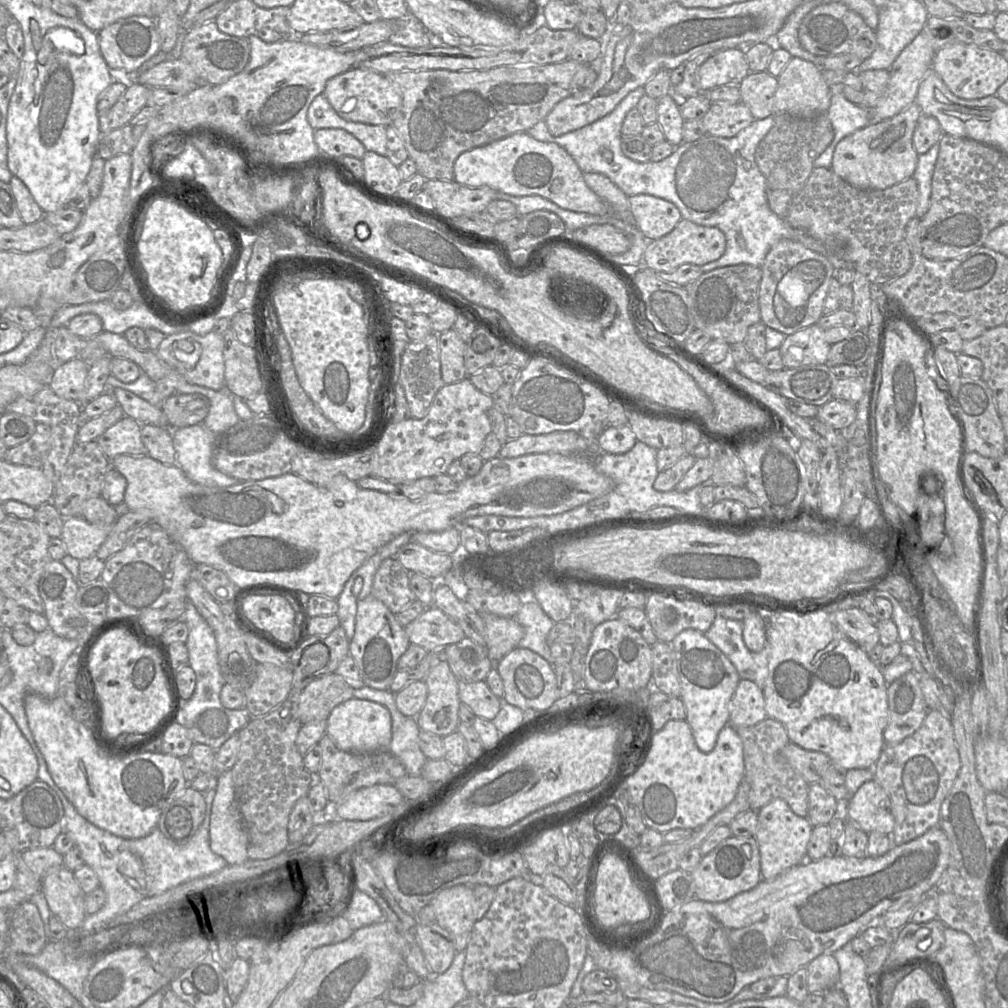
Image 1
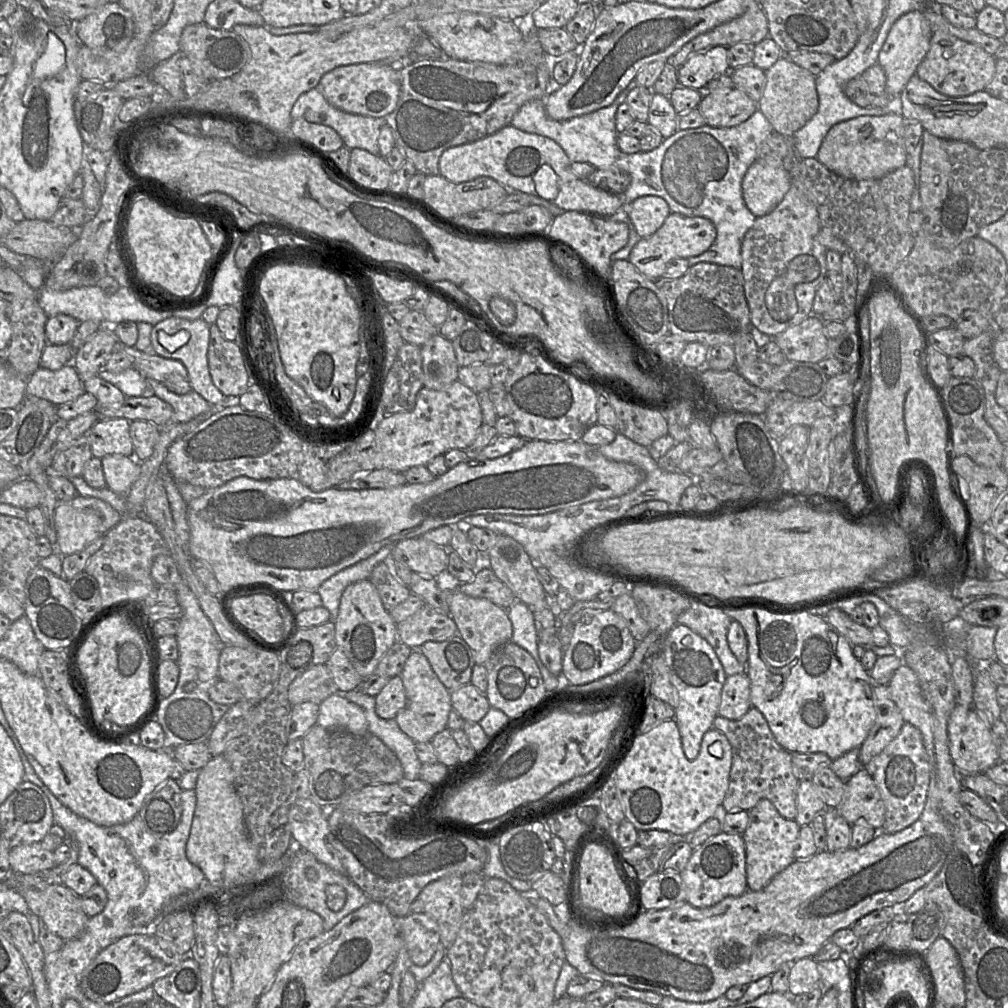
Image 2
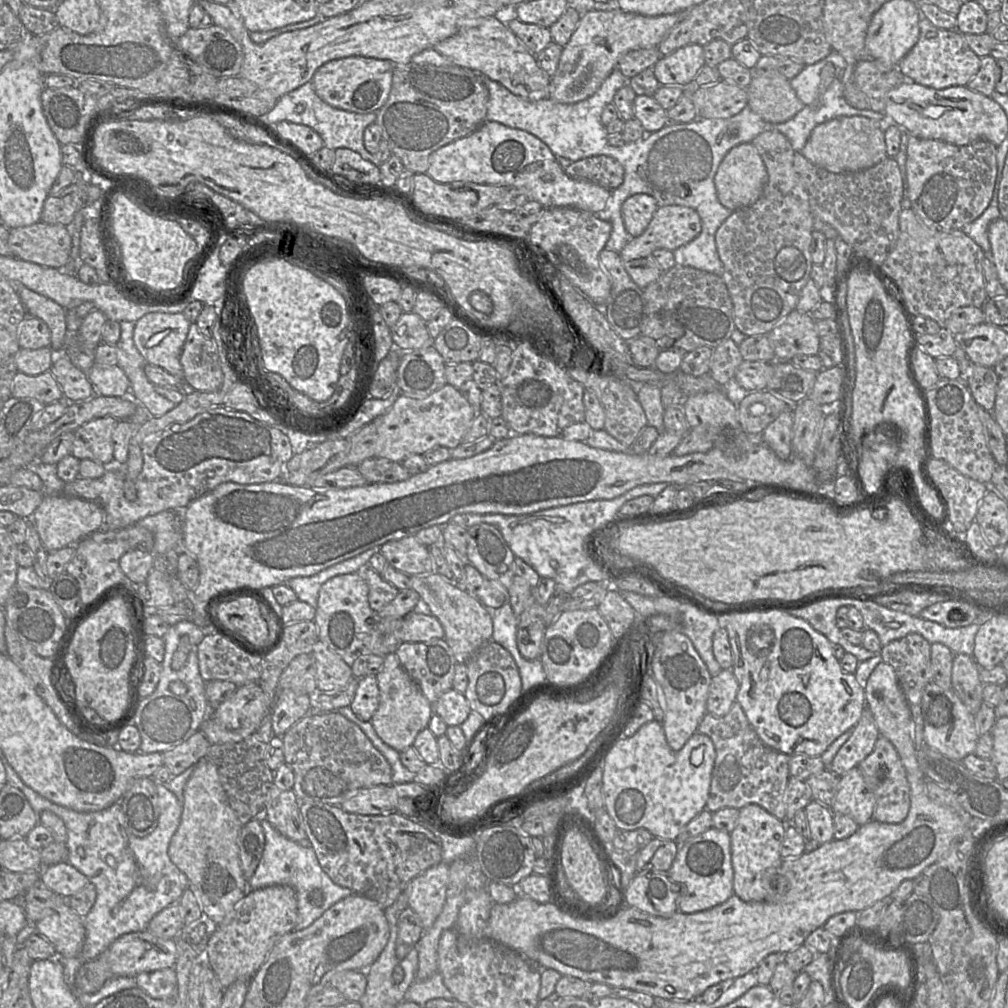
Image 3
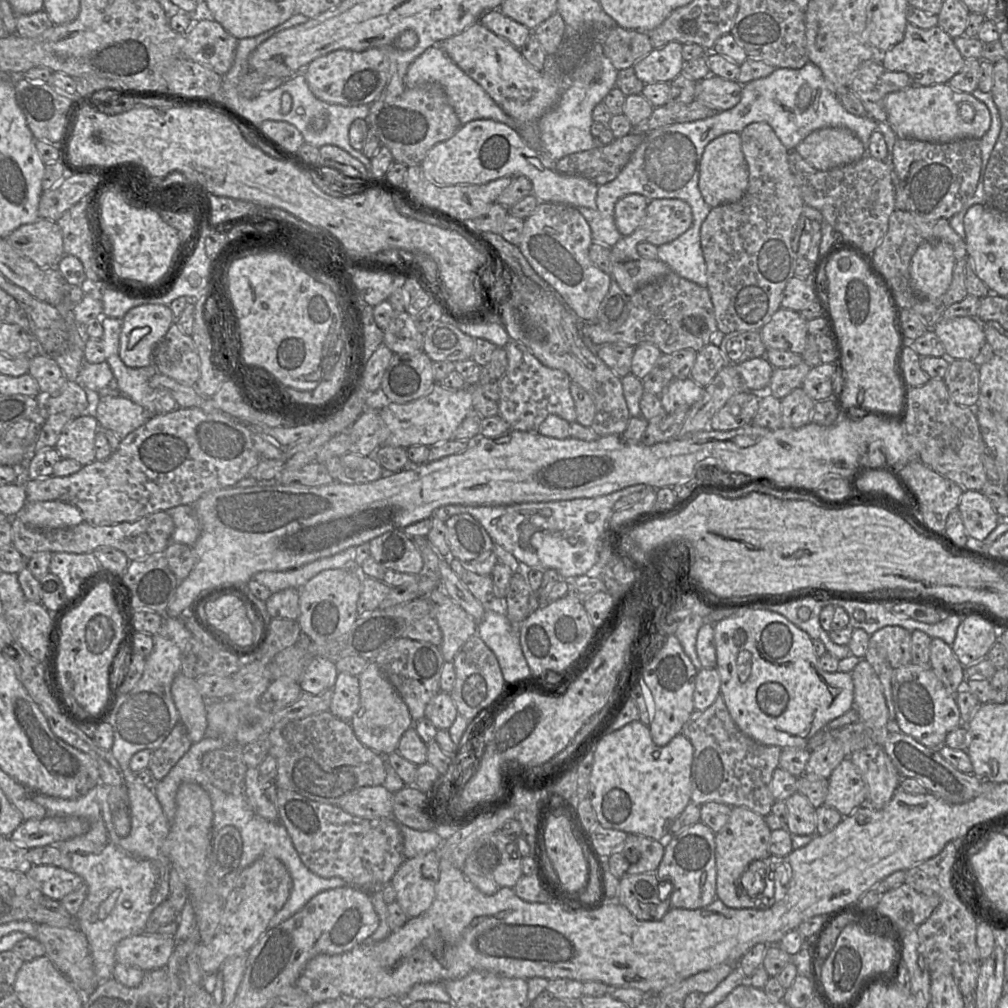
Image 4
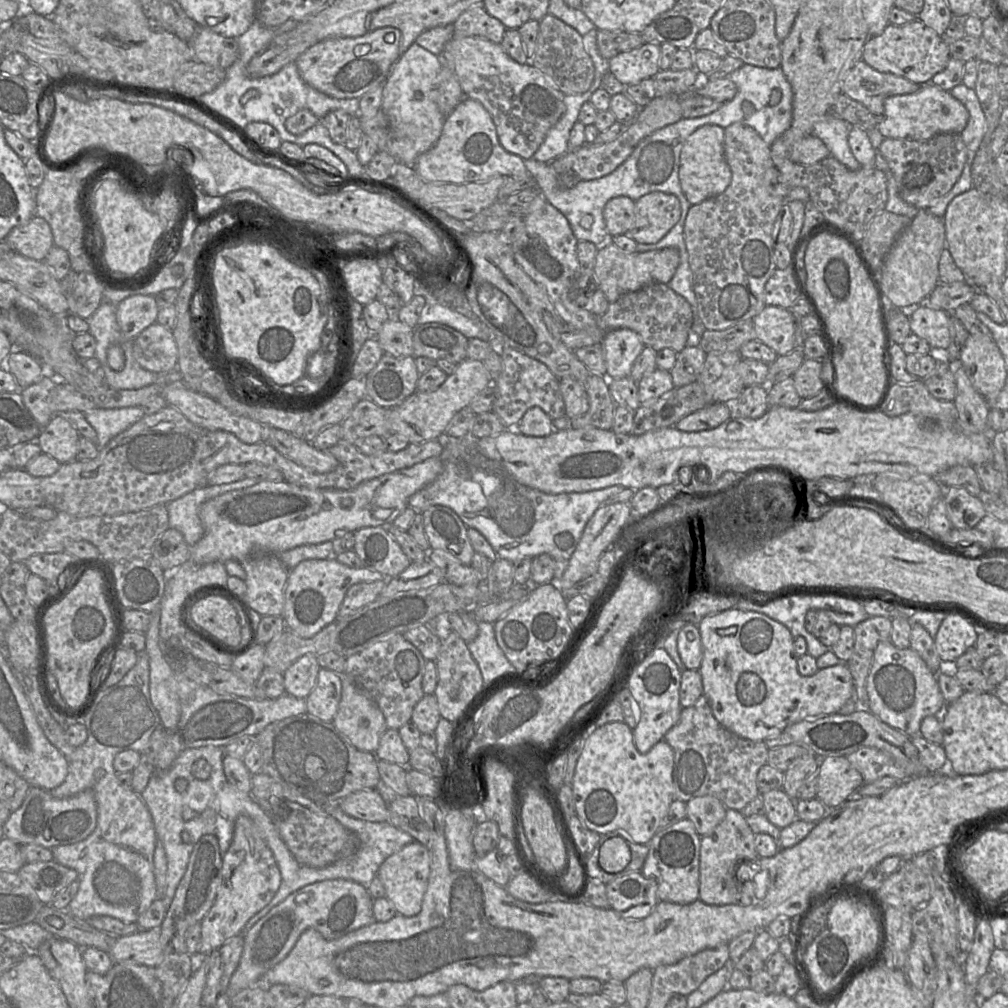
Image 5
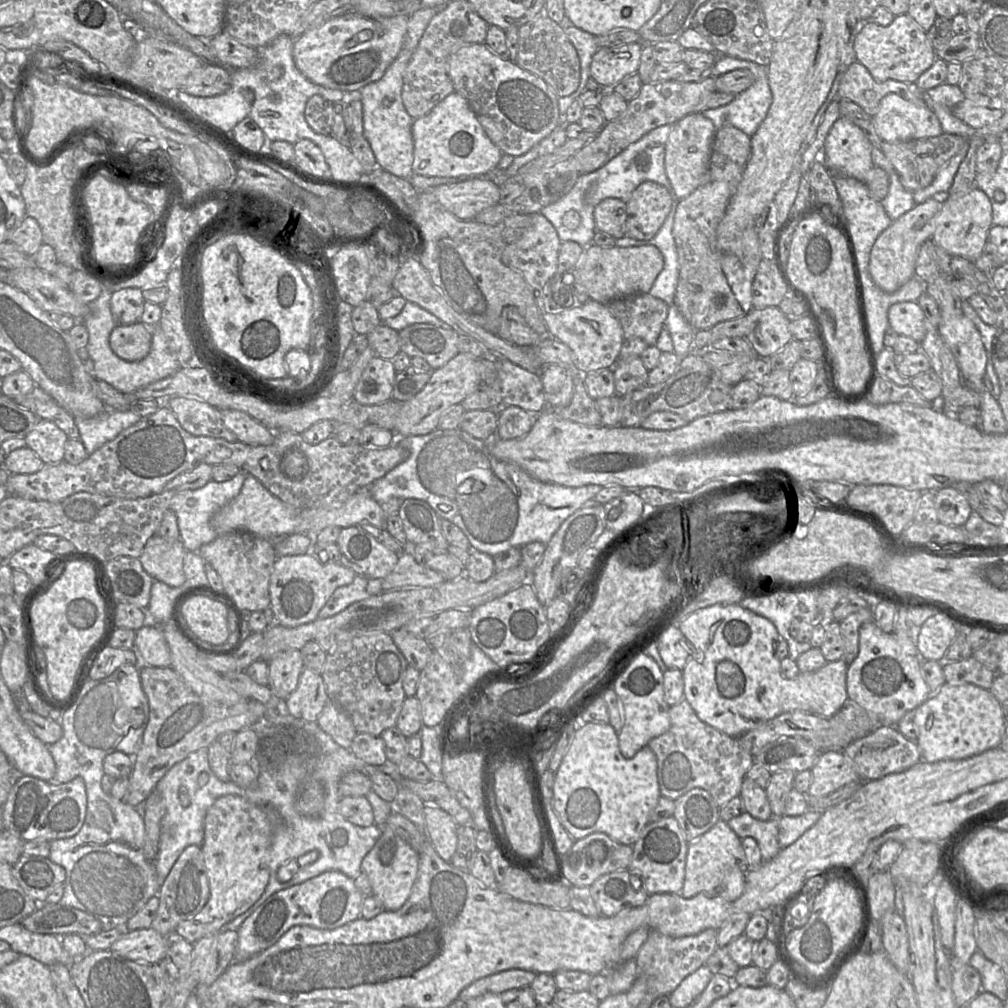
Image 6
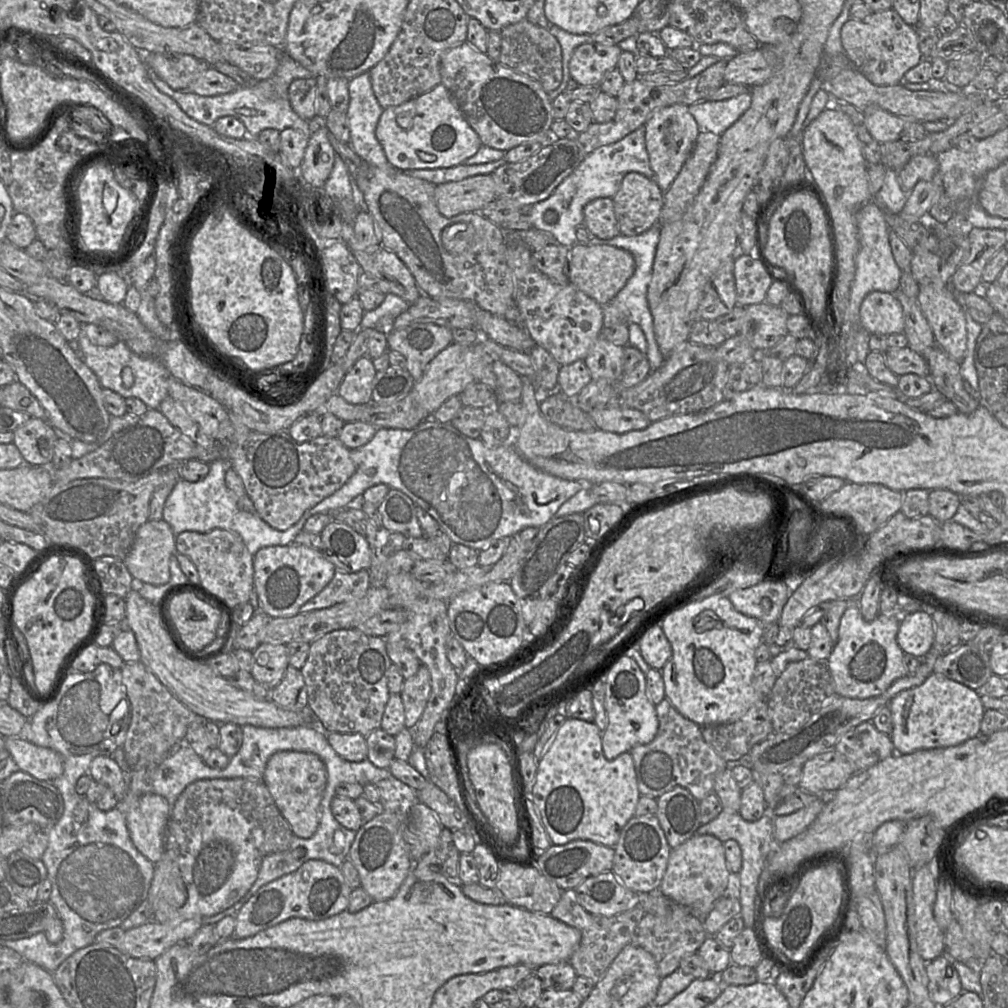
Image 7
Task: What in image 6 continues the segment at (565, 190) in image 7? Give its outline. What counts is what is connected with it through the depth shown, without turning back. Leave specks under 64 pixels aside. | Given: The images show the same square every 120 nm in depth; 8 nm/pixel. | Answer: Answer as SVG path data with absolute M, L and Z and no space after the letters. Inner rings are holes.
M667 124L651 130L601 168L587 174L580 174L567 194L541 209L540 213L554 226L561 242L573 241L584 248L593 244L596 230L593 212L596 205L606 198L616 198L626 202L635 188L644 181L655 182L673 192L664 166L665 144L672 125ZM571 210L579 213L581 218L579 226L574 230L568 229L562 222L563 215Z

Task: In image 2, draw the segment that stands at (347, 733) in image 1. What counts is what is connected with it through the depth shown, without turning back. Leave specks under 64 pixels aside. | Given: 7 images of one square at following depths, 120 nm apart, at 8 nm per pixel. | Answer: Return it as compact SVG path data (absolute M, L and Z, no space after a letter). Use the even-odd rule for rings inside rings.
M332 694L319 704L317 724L327 729L351 733L368 732L364 710L343 696Z

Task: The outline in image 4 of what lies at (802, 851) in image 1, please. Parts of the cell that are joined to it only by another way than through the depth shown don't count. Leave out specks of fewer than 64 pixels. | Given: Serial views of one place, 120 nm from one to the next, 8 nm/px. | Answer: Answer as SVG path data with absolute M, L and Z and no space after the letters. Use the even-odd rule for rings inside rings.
M742 806L731 808L727 824L715 835L716 898L733 909L768 909L776 902L776 896L769 900L766 900L767 896L764 895L748 896L740 888L740 878L752 862L766 860L771 856L769 841L772 830L764 817L752 810Z

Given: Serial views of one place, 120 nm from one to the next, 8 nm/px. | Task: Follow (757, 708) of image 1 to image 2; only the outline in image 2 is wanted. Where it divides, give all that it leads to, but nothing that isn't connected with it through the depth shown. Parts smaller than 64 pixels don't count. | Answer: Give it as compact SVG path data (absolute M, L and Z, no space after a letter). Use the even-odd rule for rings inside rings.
M746 673L727 676L722 691L718 715L739 720L752 707L751 684Z

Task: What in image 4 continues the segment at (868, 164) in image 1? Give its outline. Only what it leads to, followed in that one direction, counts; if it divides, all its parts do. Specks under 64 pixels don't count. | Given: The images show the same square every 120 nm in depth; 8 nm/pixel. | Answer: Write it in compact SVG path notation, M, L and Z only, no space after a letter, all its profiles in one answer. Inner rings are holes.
M842 127L815 130L794 151L821 171L854 163L866 155L862 141L852 131Z

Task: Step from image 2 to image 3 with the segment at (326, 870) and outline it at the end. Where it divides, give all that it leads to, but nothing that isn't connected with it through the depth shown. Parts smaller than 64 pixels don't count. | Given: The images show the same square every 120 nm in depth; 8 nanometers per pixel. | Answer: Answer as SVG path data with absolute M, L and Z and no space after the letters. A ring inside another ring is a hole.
M254 819L254 820L260 820L265 835L265 846L258 867L253 876L251 877L251 879L249 880L249 883L253 888L253 890L274 885L289 885L295 889L298 904L298 919L296 922L295 930L302 930L310 926L333 904L354 893L351 889L338 885L332 881L330 876L323 870L323 868L319 864L315 851L313 850L312 847L305 847L283 836L266 819ZM314 890L321 890L323 892L324 900L319 905L313 904L311 902L311 893Z

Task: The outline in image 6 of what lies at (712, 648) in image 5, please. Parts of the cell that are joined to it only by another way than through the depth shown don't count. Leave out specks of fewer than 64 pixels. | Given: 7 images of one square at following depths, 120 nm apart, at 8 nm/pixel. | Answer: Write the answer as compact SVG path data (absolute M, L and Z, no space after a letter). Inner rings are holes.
M739 604L713 605L696 610L684 618L678 628L691 645L691 655L682 669L684 700L703 722L726 735L738 737L791 711L800 710L821 717L832 717L849 701L846 661L840 659L827 662L814 672L800 673L795 678L785 677L781 669L781 659L776 656L779 633L775 625Z

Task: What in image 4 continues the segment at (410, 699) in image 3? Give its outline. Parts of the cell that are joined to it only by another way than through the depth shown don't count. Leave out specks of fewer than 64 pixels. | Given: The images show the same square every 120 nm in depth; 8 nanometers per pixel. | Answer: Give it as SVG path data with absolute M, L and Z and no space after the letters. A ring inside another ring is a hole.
M369 661L358 678L360 705L349 723L357 738L366 747L379 754L391 754L397 750L404 732L414 724L409 708L374 661Z

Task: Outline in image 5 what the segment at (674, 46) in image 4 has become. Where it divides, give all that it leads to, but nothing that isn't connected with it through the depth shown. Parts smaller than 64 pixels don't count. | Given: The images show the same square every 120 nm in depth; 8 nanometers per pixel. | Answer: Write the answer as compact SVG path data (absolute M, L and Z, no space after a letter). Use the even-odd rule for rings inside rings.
M644 43L609 59L609 72L625 86L635 85L644 79L652 78L660 71L660 56L659 44Z

